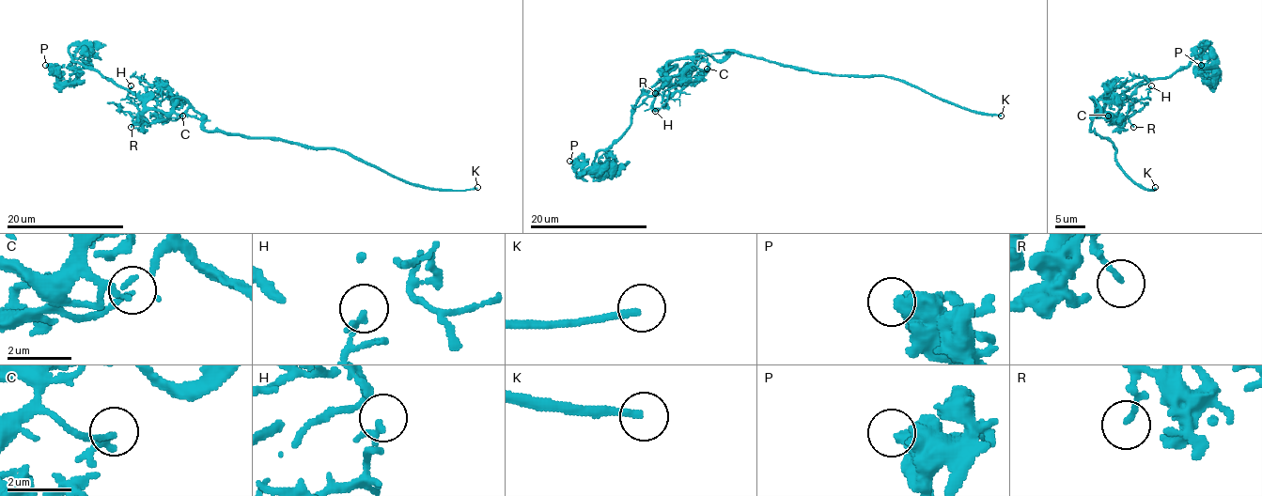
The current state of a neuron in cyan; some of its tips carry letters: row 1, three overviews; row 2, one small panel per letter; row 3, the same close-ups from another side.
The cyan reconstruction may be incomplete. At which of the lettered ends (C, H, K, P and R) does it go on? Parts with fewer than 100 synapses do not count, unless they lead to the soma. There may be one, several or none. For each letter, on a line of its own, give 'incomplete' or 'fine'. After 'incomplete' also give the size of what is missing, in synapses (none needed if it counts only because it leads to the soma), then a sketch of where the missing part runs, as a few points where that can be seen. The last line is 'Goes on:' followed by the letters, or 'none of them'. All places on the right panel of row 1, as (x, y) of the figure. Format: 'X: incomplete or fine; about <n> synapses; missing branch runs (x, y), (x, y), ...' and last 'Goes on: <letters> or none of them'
C: fine
H: fine
K: fine
P: fine
R: fine
Goes on: none of them

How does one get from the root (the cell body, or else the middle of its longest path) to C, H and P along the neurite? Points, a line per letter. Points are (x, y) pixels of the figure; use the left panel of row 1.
C: (205, 127), (198, 119), (184, 112), (169, 118), (178, 119), (182, 116)
H: (205, 127), (198, 119), (184, 112), (175, 118), (146, 122), (128, 96), (131, 85)
P: (205, 127), (184, 112), (150, 109), (75, 62), (88, 47), (89, 61), (72, 81), (45, 65)

